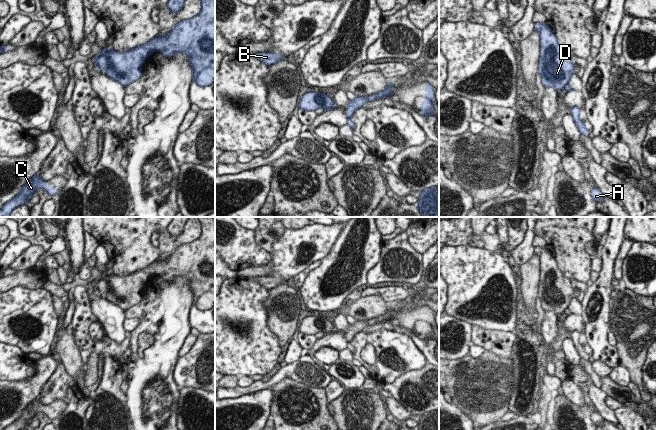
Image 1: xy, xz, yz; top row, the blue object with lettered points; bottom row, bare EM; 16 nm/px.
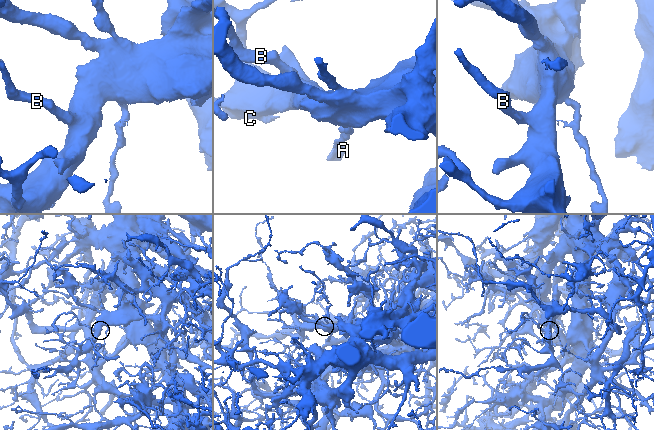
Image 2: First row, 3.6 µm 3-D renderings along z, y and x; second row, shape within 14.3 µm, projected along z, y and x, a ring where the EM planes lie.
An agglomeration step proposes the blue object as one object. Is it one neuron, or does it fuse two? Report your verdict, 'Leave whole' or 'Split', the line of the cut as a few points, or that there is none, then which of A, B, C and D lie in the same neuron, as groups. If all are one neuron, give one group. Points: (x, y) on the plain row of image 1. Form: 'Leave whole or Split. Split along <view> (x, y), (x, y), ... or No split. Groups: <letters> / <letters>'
Split. Split along yz (568, 307), (563, 311). Groups: A / B C D

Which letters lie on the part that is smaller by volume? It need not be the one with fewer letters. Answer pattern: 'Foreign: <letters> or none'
Foreign: A

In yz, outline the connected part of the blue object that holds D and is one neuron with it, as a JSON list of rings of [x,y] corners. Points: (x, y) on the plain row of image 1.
[[[535,247],[540,260],[538,298],[545,311],[562,314],[575,297],[571,280],[558,269],[557,262],[546,247]]]

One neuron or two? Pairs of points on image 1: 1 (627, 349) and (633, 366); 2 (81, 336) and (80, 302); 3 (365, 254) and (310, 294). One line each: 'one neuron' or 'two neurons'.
1: one neuron
2: one neuron
3: one neuron

